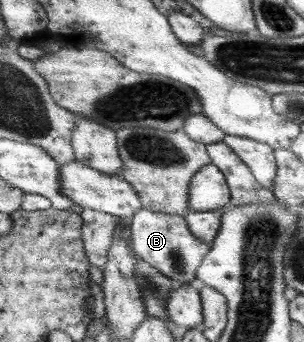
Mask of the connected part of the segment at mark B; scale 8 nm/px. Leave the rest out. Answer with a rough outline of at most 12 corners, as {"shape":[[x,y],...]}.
{"shape":[[143,208],[135,254],[175,280],[198,282],[211,244],[186,217]]}

